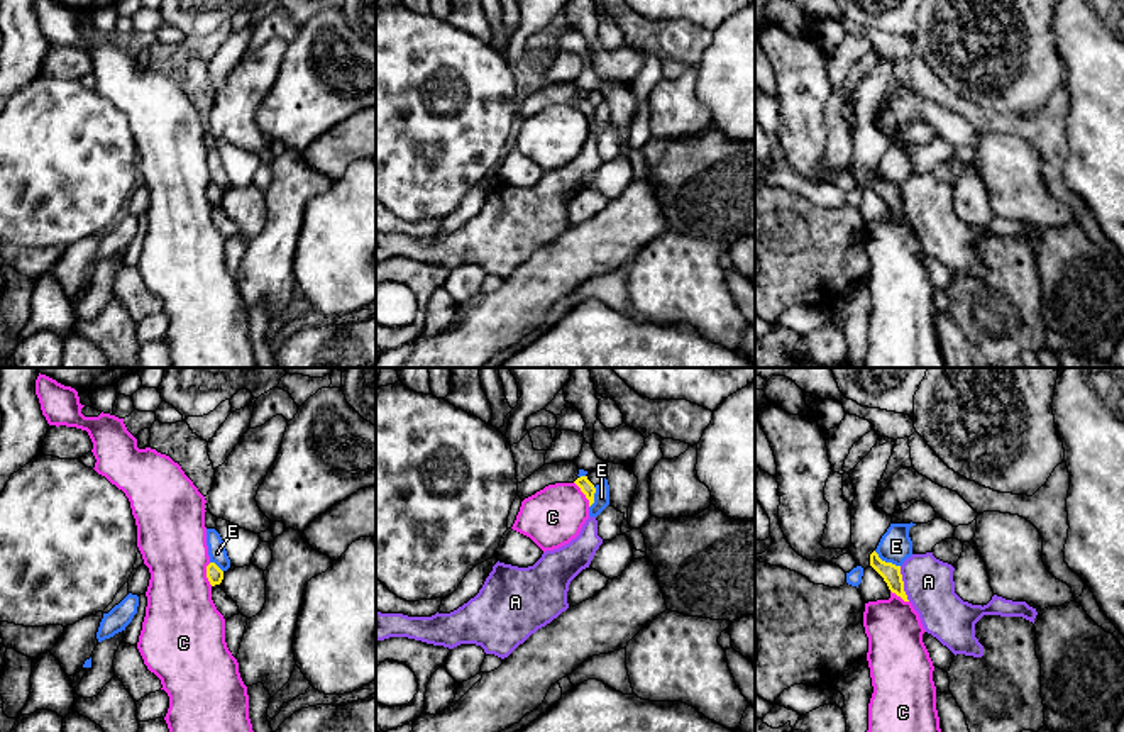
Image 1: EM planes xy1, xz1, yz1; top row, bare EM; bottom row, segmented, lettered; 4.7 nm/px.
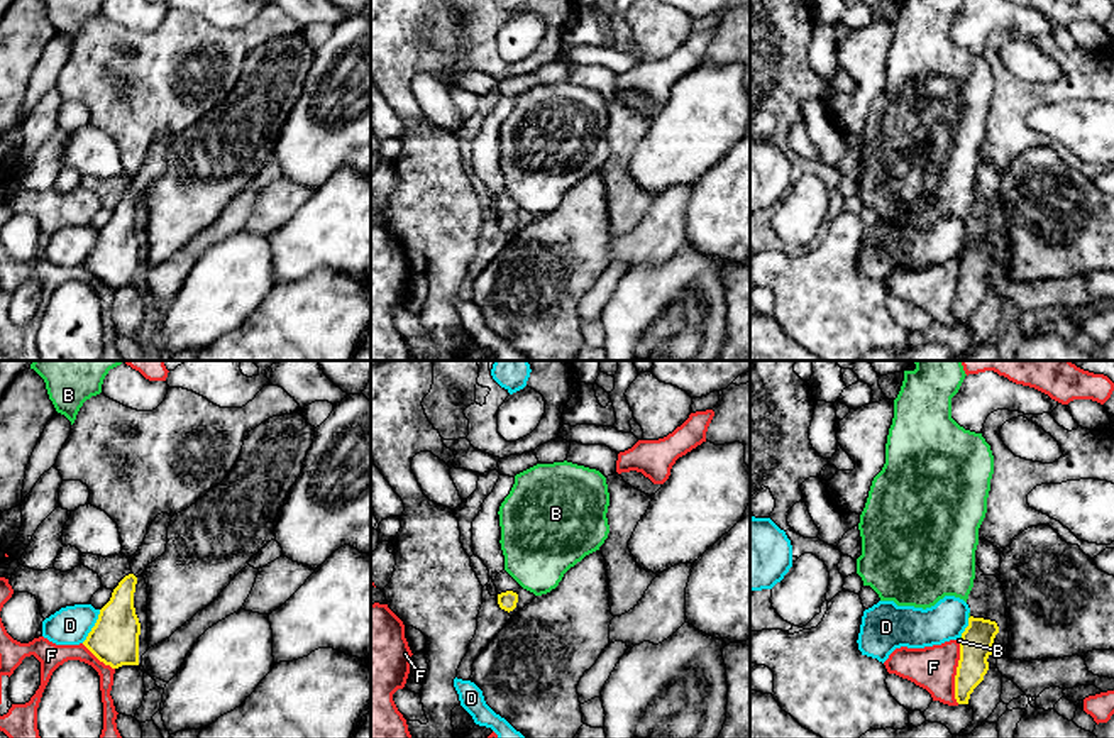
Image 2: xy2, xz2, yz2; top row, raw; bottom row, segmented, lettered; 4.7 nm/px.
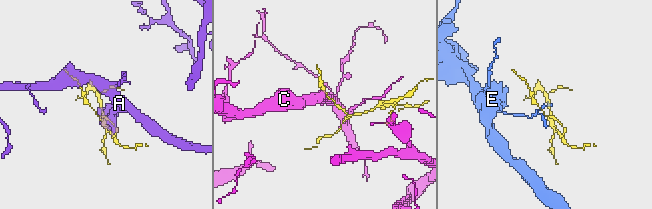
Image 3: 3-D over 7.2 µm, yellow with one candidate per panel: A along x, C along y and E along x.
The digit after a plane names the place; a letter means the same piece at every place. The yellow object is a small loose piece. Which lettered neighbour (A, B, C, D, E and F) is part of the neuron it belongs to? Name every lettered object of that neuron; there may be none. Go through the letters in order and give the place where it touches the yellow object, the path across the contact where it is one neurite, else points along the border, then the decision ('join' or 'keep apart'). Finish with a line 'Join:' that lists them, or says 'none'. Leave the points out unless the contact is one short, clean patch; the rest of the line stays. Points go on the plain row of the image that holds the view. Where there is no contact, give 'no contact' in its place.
A: yz1 (903, 204) | along yz1 (899, 187), (903, 210), (909, 221) | keep apart
B: yz2 (962, 261) | keep apart
C: xz1 (583, 112) | keep apart
D: xy2 (93, 247) | keep apart
E: yz1 (887, 183) | along yz1 (874, 171), (882, 180), (899, 187) | keep apart
F: yz2 (957, 295) | keep apart
Join: none

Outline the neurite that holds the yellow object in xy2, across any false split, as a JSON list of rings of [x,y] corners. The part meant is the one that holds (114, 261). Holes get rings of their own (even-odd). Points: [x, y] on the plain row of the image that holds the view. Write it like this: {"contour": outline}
{"contour": [[[161,134],[147,151],[139,171],[129,179],[130,195],[113,210],[110,222],[100,230],[98,240],[83,266],[105,286],[139,286],[141,244],[134,229],[137,198],[149,184],[166,173],[171,135]]]}

